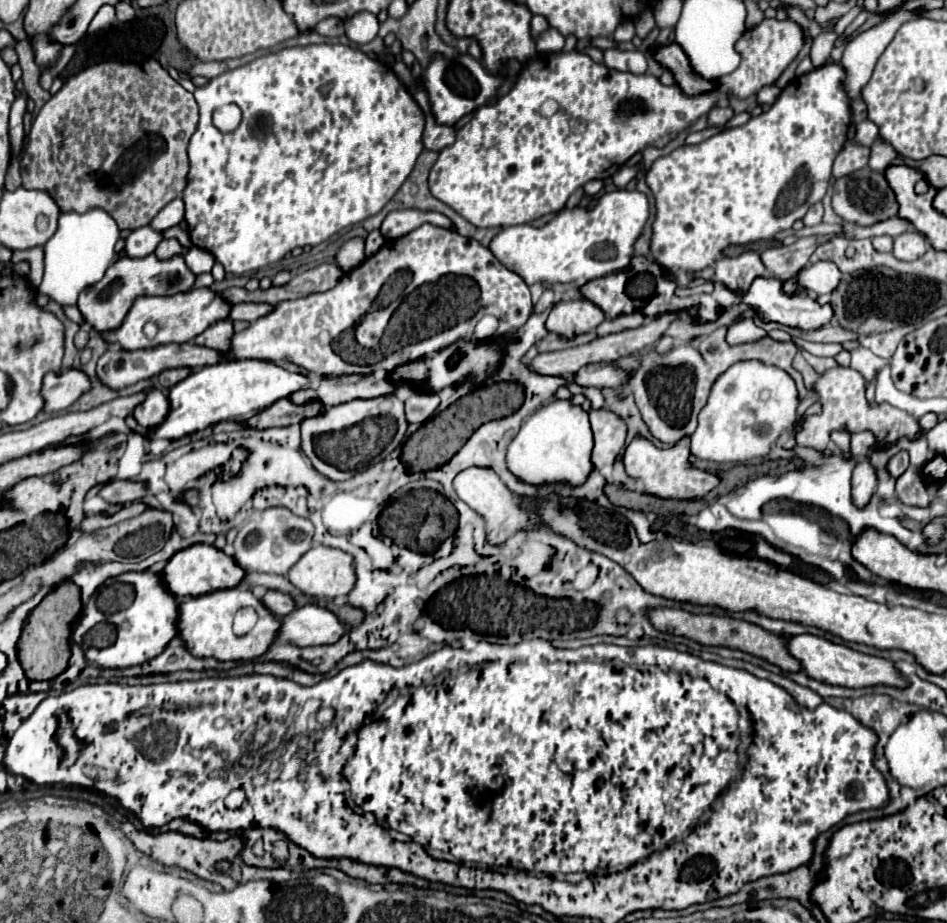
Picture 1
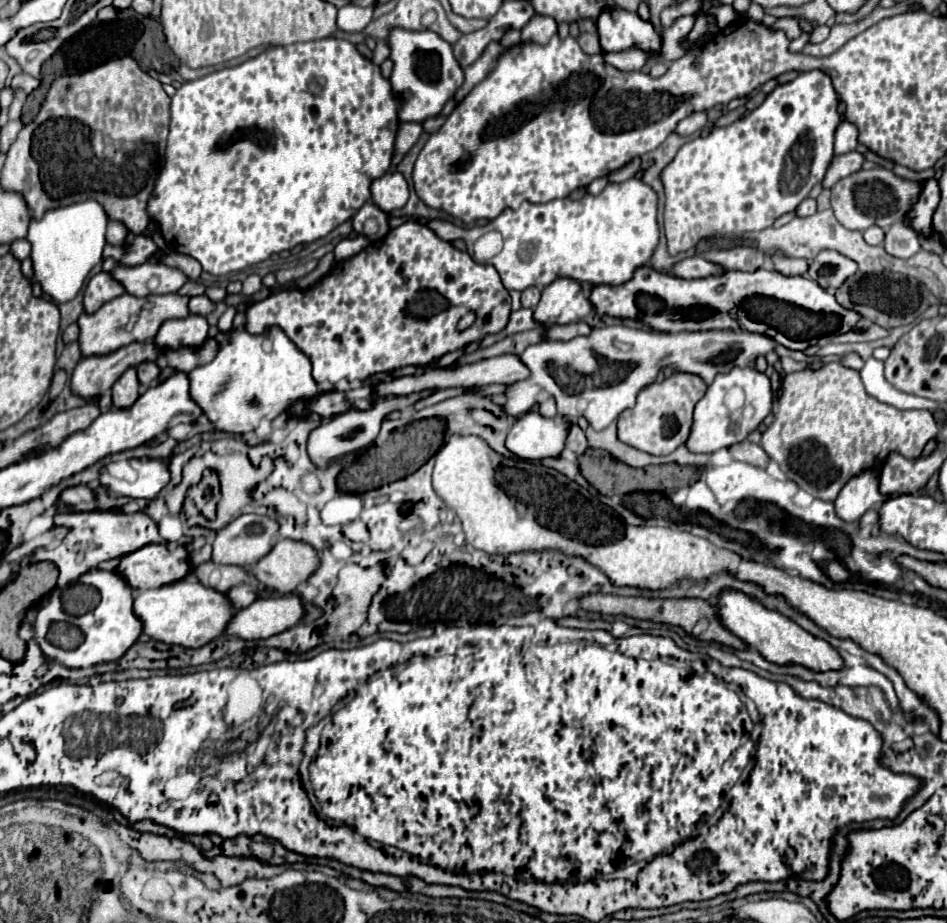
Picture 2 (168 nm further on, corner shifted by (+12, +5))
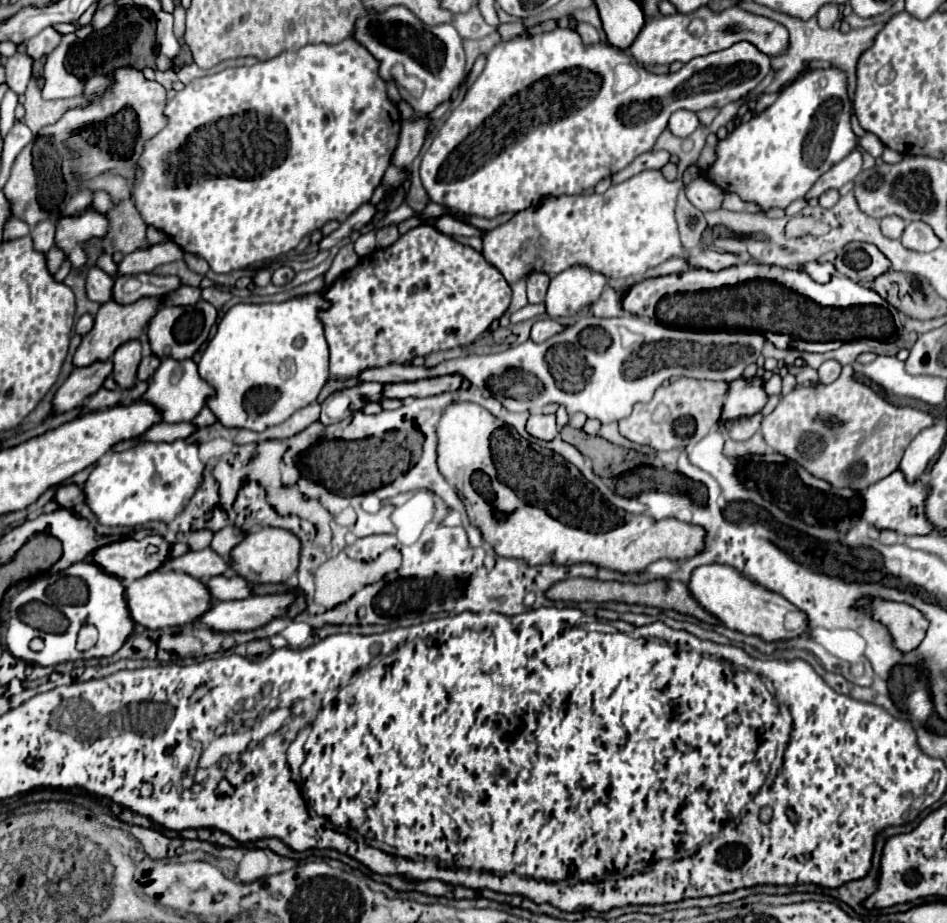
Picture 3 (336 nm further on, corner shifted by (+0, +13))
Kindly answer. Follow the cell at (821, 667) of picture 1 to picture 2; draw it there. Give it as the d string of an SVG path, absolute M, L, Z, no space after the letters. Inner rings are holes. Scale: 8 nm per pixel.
M724 591L716 605L720 607L722 625L726 629L730 629L734 635L738 635L742 641L746 641L752 649L760 651L760 655L766 661L772 661L776 665L802 665L802 667L816 671L816 673L844 669L842 655L828 641L810 635L800 625L796 625L792 619L762 607L754 599L746 597L744 593Z

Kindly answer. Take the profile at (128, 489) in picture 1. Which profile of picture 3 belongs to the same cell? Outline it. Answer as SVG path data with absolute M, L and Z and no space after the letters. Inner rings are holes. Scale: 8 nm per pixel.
M60 485L54 493L54 501L62 507L62 509L76 509L82 505L84 493L80 493L78 485Z

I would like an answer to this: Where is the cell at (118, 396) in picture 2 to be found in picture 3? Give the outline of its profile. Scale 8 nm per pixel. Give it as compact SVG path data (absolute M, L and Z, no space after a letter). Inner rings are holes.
M138 339L126 341L114 351L114 355L112 355L112 363L114 363L112 377L122 389L130 389L134 385L136 365L140 363L140 357L142 357L142 347L140 347Z

